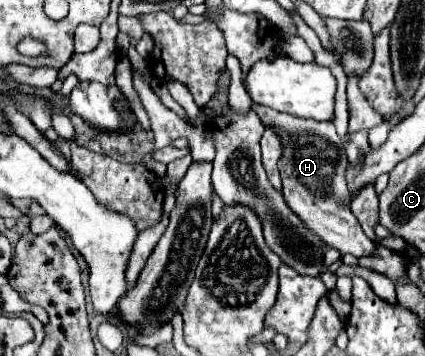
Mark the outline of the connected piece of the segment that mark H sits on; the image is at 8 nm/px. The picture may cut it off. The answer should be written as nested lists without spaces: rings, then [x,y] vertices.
[[[253,103],[253,111],[259,115],[263,125],[275,125],[279,135],[283,135],[285,153],[279,161],[279,171],[283,179],[283,195],[291,209],[303,219],[303,223],[319,235],[329,247],[339,249],[343,255],[353,253],[355,257],[371,255],[375,251],[375,243],[367,239],[359,221],[355,219],[351,205],[347,205],[347,153],[343,139],[335,133],[333,121],[315,121],[291,117],[287,113],[279,113],[267,109],[263,105]]]

